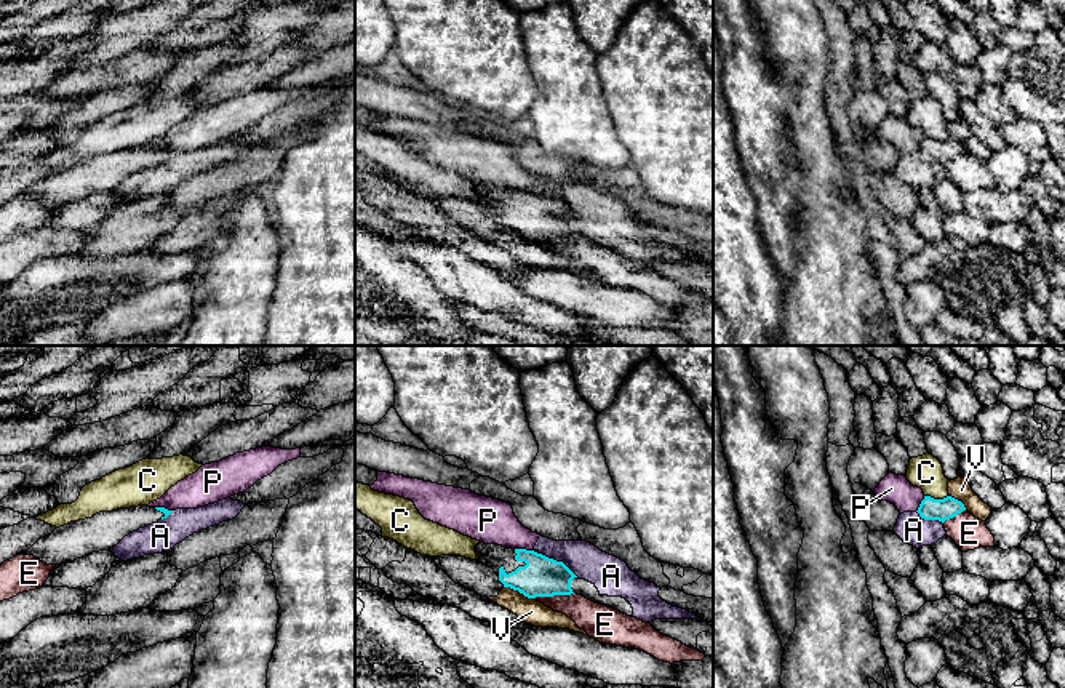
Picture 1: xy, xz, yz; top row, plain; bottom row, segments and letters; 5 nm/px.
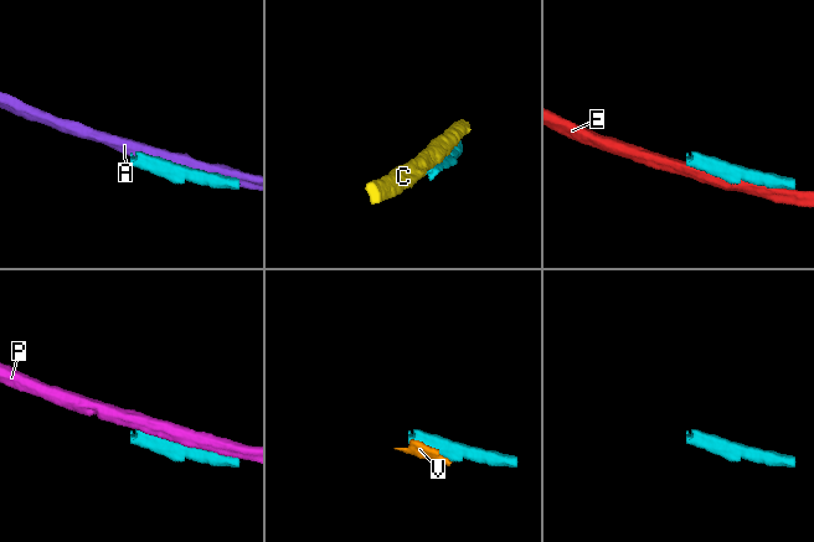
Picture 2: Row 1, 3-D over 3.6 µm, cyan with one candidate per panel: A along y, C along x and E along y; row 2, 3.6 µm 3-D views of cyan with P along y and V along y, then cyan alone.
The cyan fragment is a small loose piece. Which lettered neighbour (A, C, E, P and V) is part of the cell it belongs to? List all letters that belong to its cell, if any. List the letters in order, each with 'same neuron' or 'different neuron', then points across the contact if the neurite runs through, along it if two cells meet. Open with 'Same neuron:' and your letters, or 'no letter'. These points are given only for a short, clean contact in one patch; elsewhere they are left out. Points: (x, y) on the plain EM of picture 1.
Same neuron: no letter
A: different neuron
C: different neuron
E: different neuron
P: different neuron
V: different neuron

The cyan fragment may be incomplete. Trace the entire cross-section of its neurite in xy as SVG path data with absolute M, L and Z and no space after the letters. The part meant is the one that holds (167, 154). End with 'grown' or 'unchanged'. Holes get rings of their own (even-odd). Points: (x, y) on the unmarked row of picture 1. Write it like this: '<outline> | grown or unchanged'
M147 147L99 154L91 160L56 170L19 197L34 197L46 206L74 203L93 194L114 190L130 174L157 165L171 154Z | grown

